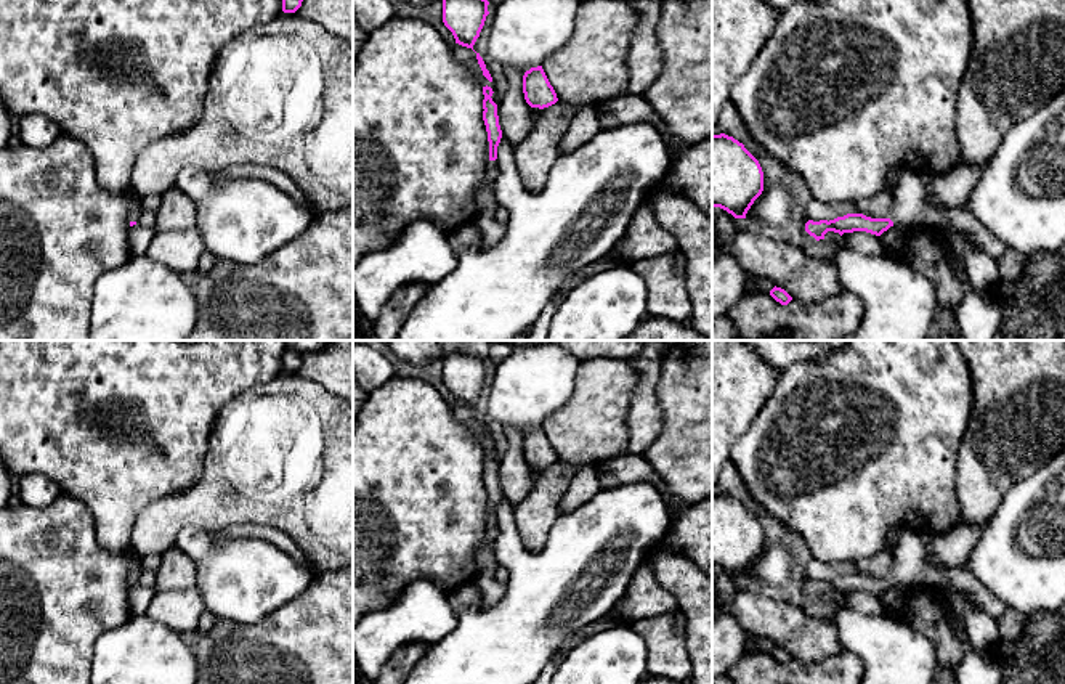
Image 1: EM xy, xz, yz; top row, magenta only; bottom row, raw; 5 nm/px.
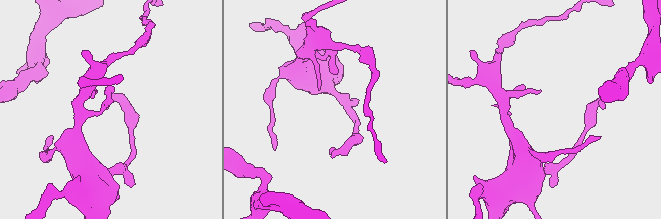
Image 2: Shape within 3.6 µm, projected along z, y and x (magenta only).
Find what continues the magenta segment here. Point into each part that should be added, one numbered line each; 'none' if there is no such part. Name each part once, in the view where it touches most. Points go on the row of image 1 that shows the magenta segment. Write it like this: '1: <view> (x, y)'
1: xz (493, 232)

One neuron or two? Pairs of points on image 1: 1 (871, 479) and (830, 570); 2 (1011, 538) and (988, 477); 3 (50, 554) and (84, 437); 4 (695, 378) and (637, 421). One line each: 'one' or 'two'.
1: two
2: two
3: two
4: two

